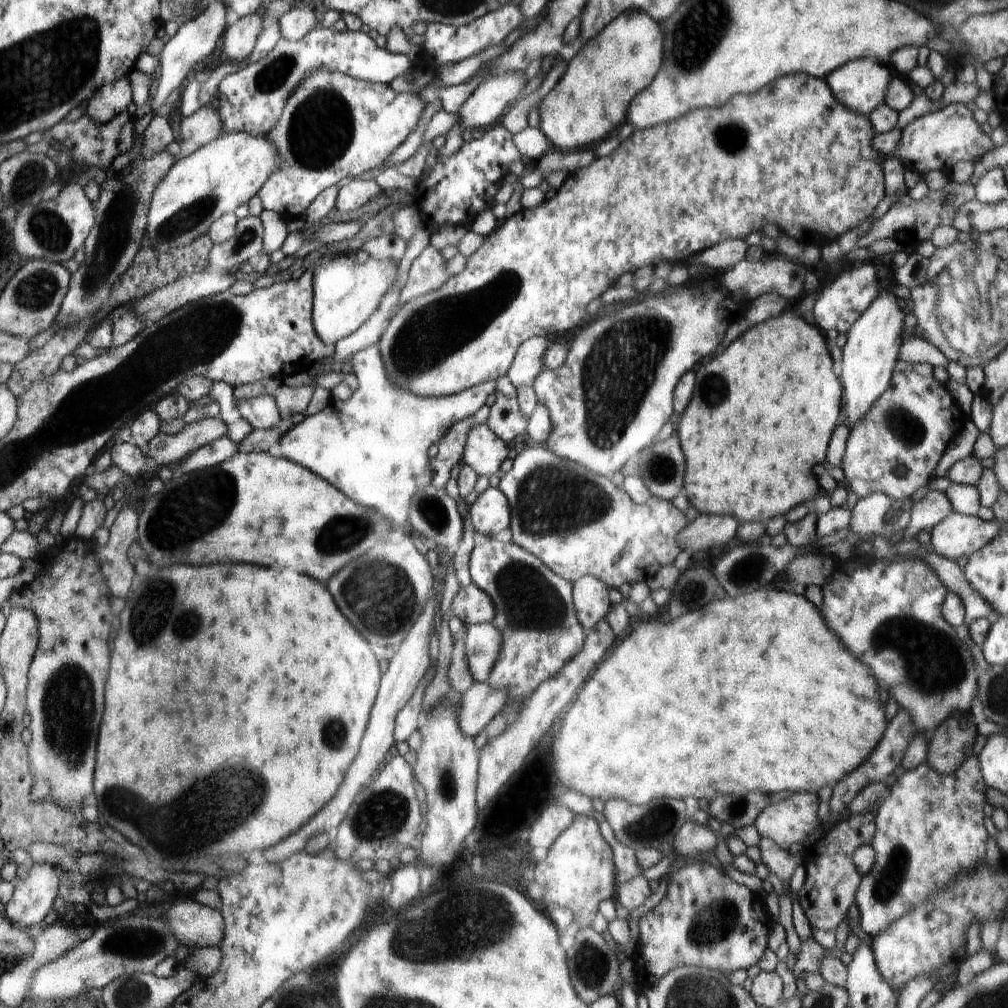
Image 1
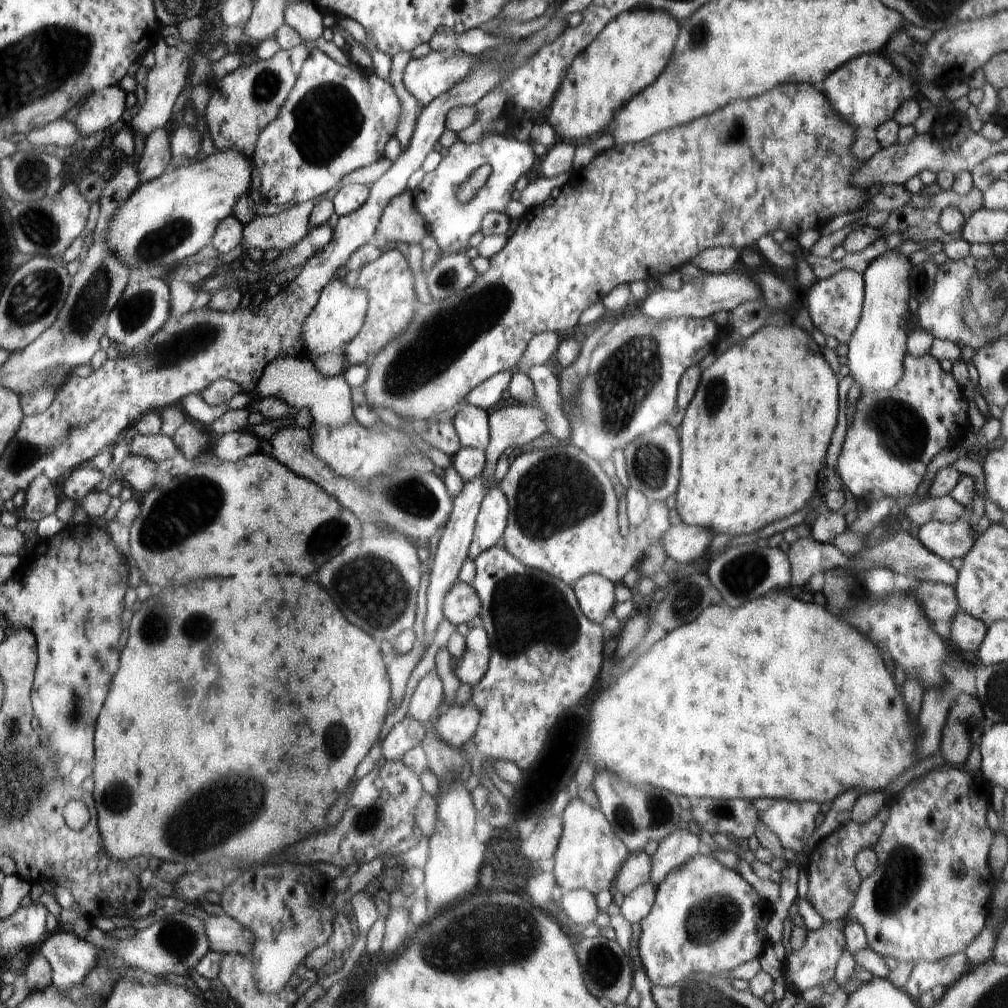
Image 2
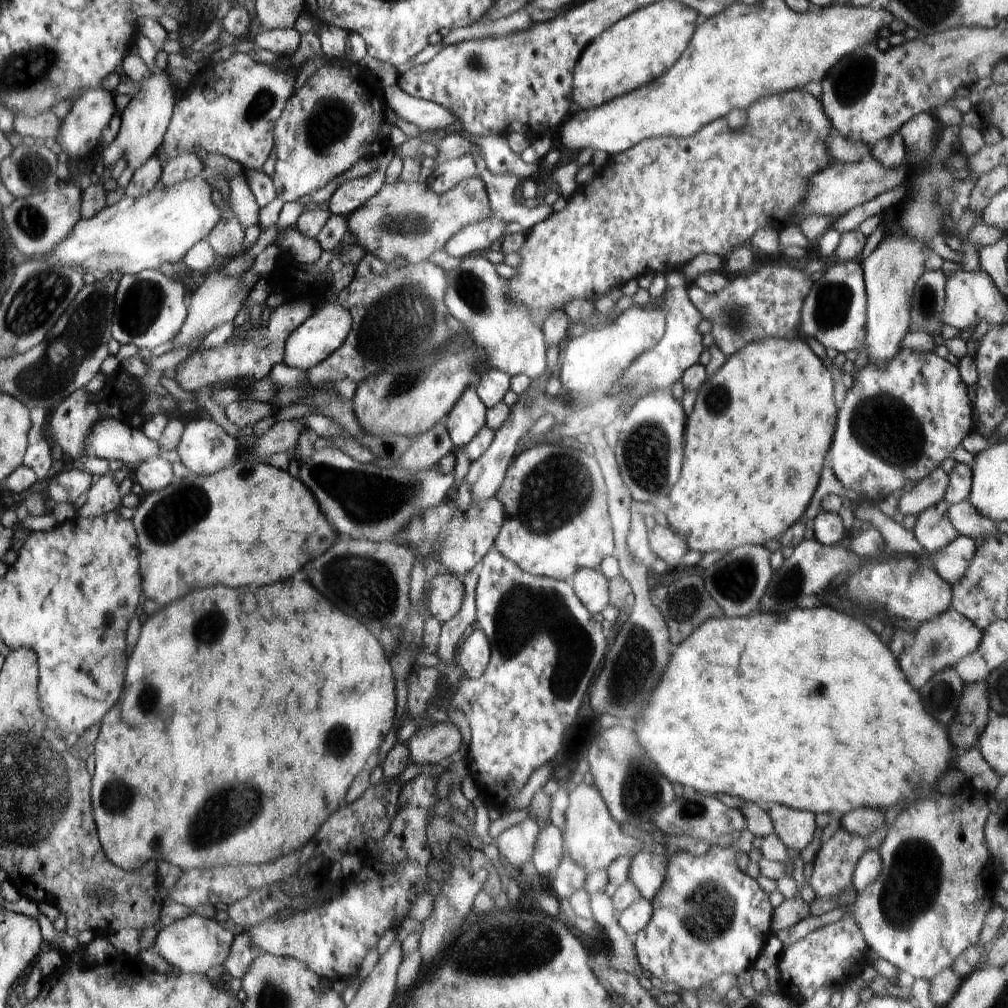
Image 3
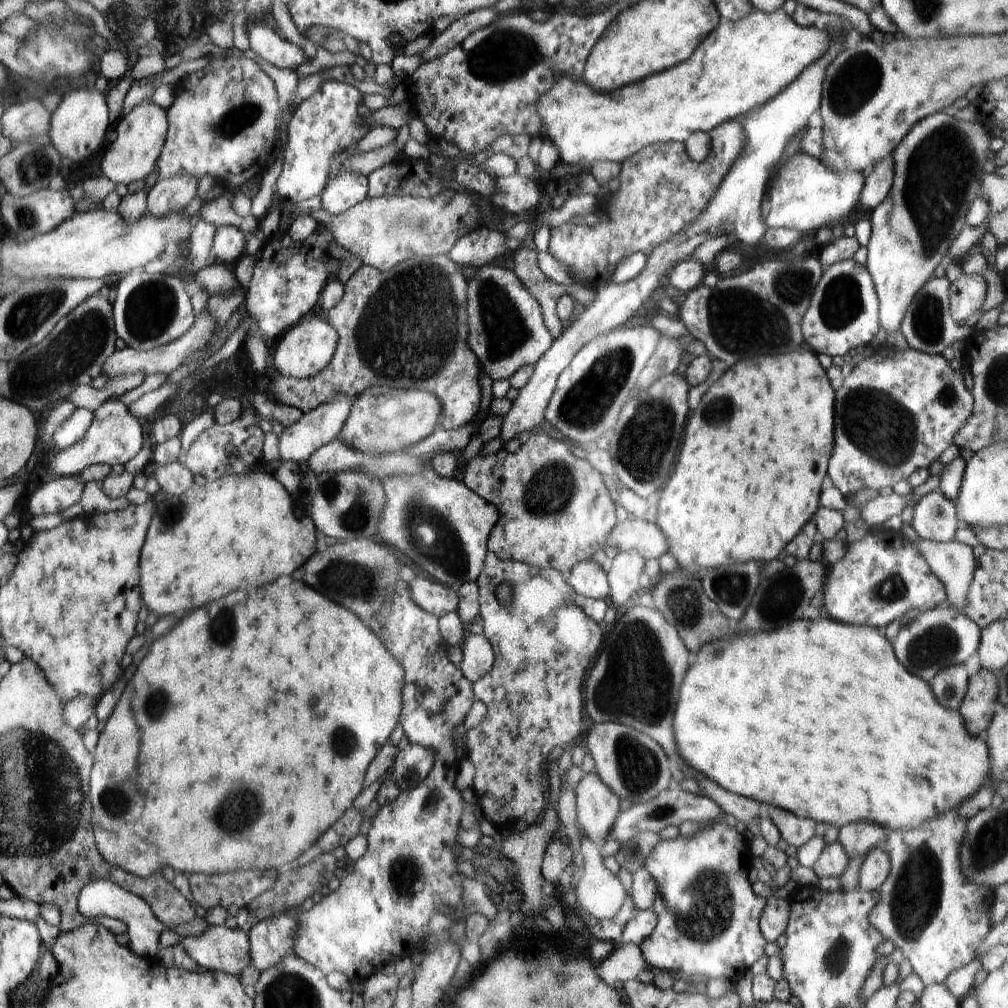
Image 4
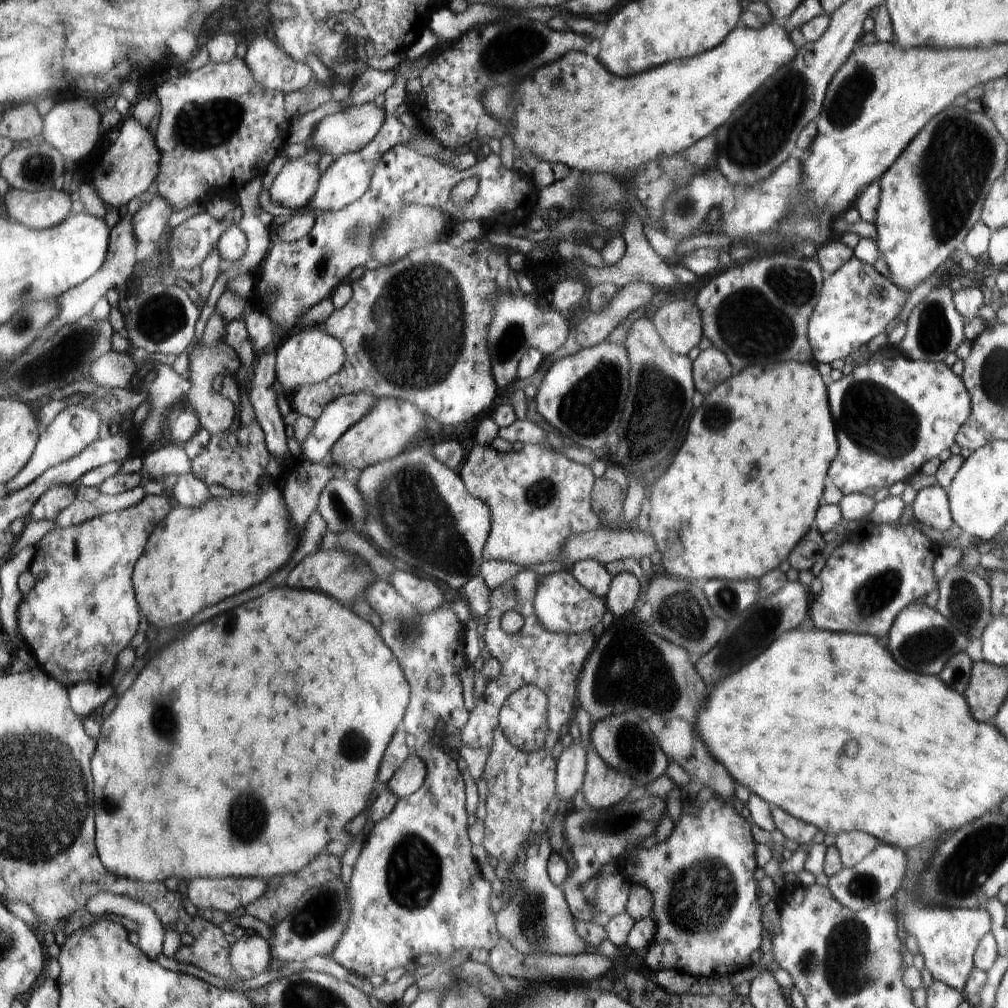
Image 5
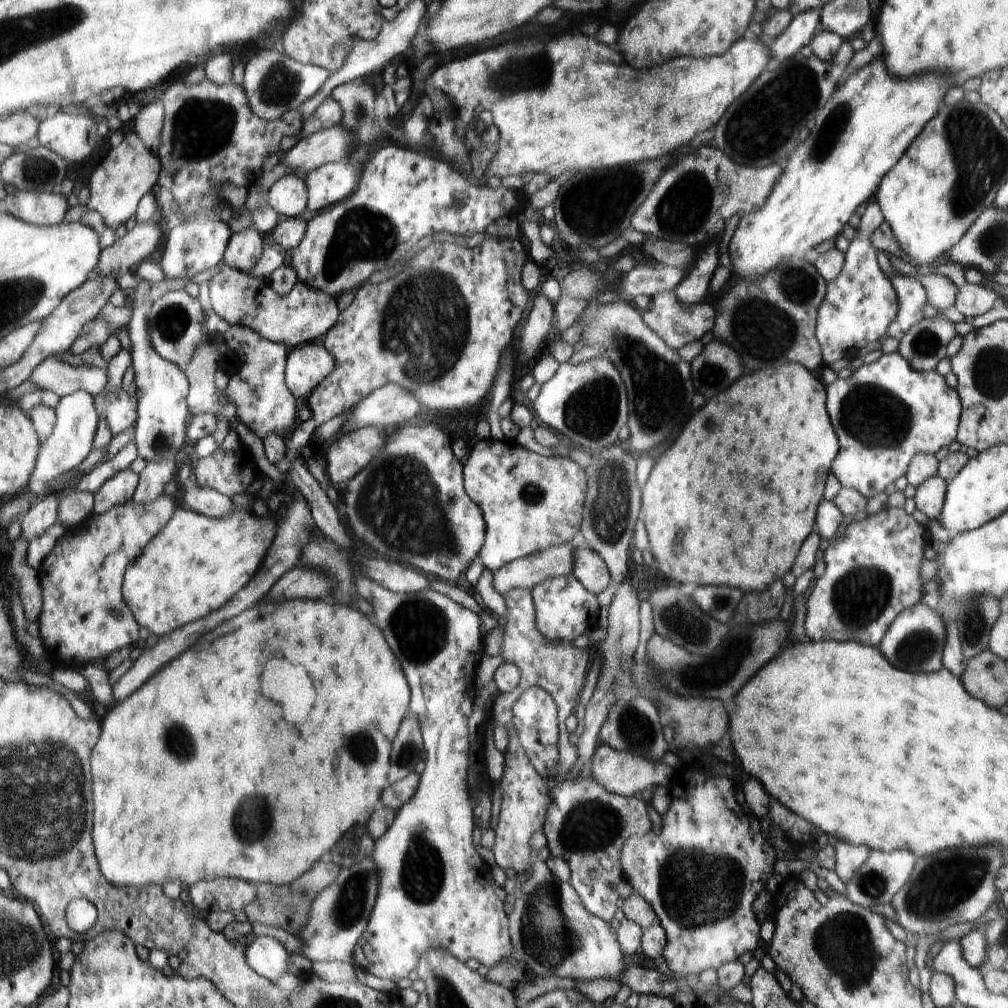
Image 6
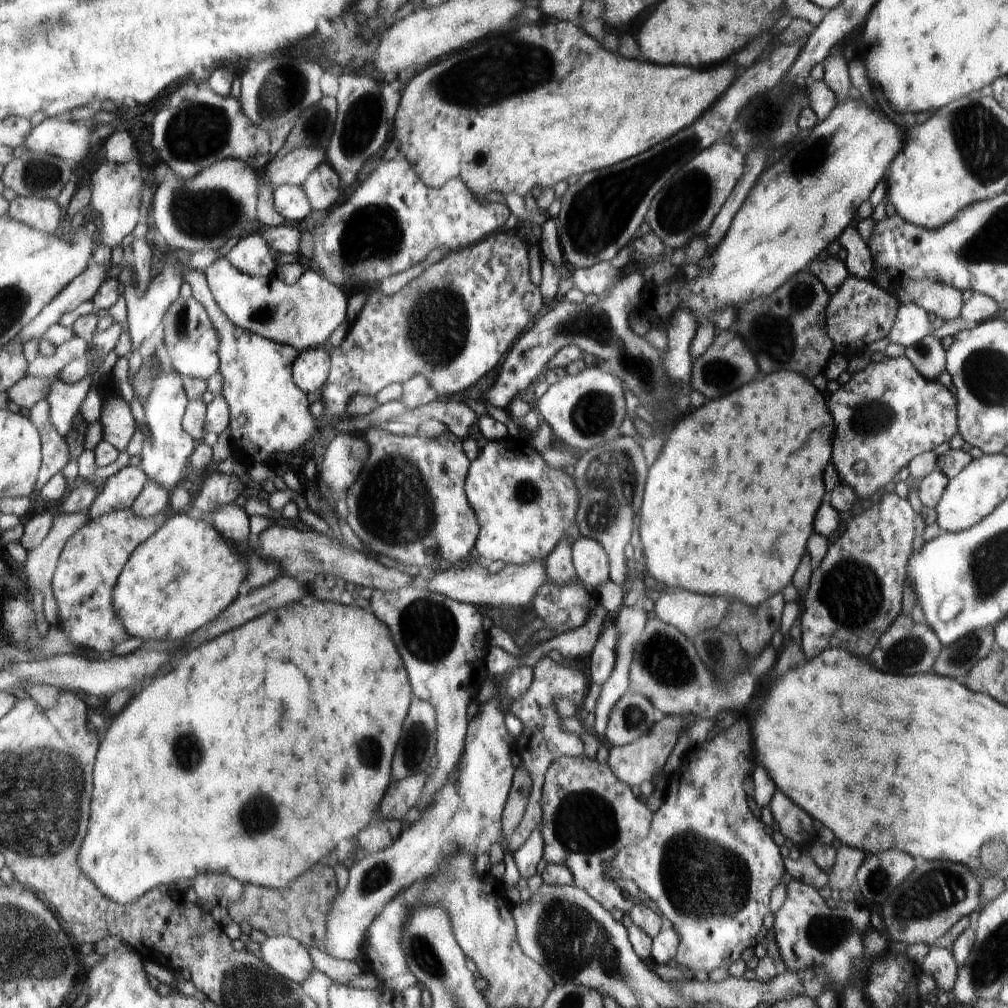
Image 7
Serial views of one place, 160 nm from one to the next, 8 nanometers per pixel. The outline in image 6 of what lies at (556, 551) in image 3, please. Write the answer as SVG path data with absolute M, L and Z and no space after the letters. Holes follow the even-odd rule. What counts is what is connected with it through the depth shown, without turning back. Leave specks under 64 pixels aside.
M492 438L479 440L470 447L464 465L464 486L468 496L484 512L488 532L478 561L493 574L511 565L518 558L528 557L540 550L549 549L579 539L585 520L585 502L589 492L589 476L574 460L562 457L540 456L515 442Z

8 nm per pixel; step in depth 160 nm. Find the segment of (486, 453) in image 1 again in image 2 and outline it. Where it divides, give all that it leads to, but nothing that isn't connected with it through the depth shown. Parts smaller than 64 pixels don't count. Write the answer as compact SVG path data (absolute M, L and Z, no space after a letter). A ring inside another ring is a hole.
M464 403L452 420L462 447L486 449L490 441L487 411L470 403Z

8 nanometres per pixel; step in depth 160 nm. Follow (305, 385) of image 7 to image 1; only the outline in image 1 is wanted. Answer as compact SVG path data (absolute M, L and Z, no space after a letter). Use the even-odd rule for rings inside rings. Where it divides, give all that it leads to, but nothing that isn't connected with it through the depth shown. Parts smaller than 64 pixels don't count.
M355 252L340 254L320 262L312 268L313 325L322 342L335 345L362 326L380 304L384 293L392 286L398 262L370 257L366 263L356 260Z

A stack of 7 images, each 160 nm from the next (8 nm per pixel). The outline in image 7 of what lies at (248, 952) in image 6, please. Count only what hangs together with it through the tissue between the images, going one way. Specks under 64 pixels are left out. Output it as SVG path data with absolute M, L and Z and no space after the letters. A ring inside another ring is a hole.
M288 935L267 937L260 945L260 958L282 976L303 983L316 971L309 950Z

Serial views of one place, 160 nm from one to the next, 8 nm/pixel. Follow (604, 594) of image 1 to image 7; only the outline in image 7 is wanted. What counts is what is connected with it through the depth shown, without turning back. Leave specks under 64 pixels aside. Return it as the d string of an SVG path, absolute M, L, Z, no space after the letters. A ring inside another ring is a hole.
M578 536L572 545L575 569L590 591L608 580L608 551L597 540Z

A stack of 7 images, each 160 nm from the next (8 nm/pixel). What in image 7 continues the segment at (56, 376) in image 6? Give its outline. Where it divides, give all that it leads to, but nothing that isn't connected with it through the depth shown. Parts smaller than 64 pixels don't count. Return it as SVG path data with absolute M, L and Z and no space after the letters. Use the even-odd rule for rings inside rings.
M26 374L6 392L12 408L19 411L30 411L38 400L46 398L50 381L47 378L29 377Z

